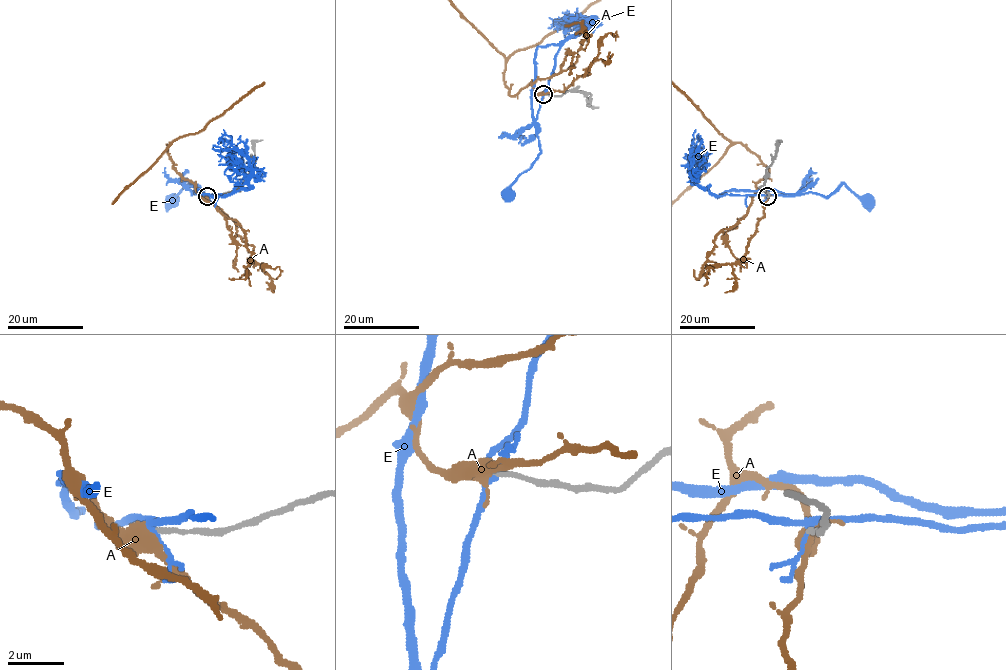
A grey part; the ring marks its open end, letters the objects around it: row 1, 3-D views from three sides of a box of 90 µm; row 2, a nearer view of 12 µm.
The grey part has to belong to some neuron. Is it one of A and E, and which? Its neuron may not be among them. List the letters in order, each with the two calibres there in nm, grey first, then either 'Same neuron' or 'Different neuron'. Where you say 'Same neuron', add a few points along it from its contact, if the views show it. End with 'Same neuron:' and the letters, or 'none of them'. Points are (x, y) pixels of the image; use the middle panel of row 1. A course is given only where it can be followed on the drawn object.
A: Thickness 180 nm (grey) against 360 nm. Different neuron
E: Thickness 180 nm (grey) against 180 nm. Different neuron
Same neuron: none of them

